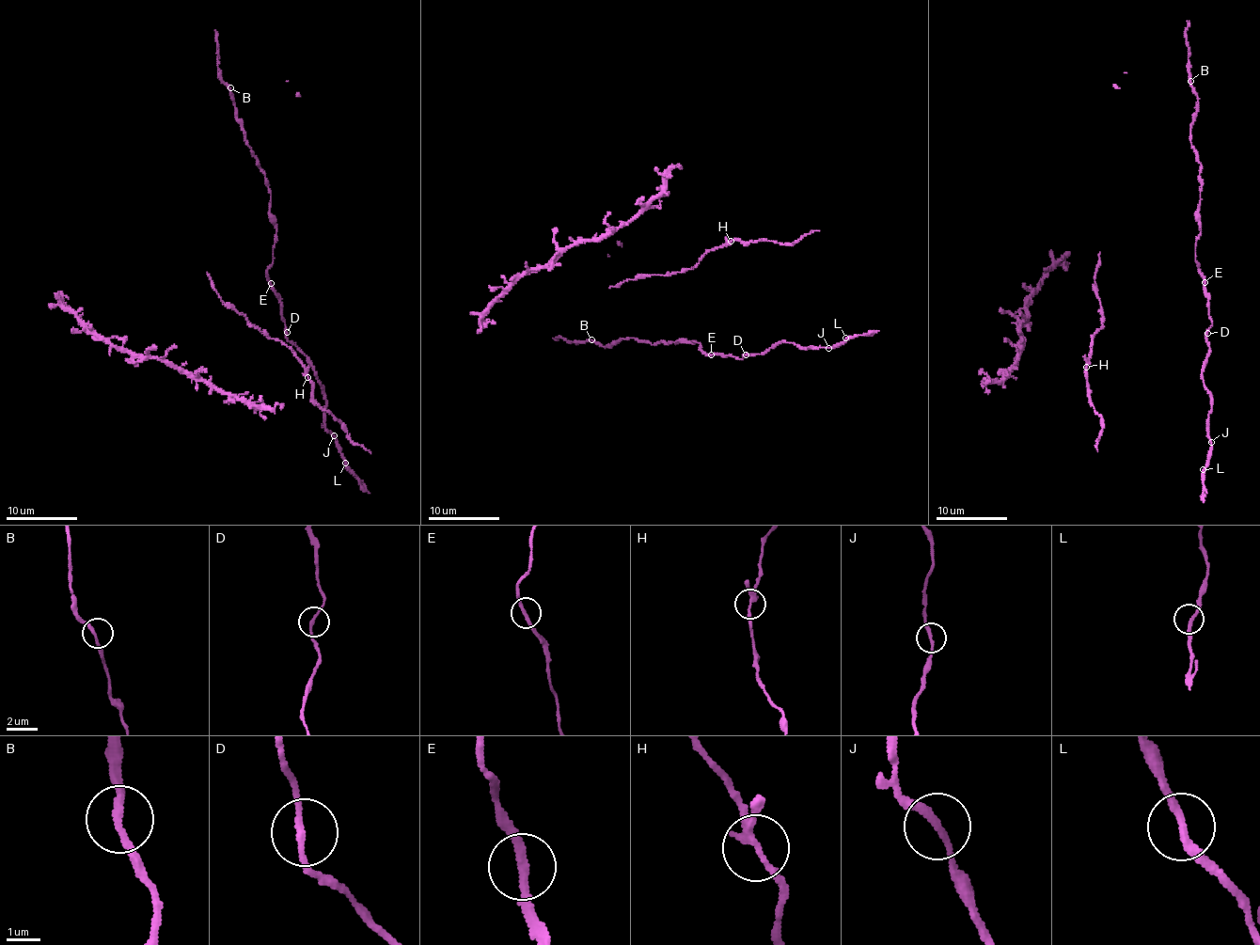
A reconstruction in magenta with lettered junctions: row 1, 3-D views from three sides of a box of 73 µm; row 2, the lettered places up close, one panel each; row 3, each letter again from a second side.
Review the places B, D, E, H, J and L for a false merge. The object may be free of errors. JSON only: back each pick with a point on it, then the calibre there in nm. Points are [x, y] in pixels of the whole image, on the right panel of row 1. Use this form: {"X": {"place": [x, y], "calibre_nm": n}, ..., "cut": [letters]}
{"cut": []}

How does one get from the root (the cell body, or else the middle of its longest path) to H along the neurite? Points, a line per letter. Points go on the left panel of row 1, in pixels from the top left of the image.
H: (276, 338), (293, 352), (307, 377)

